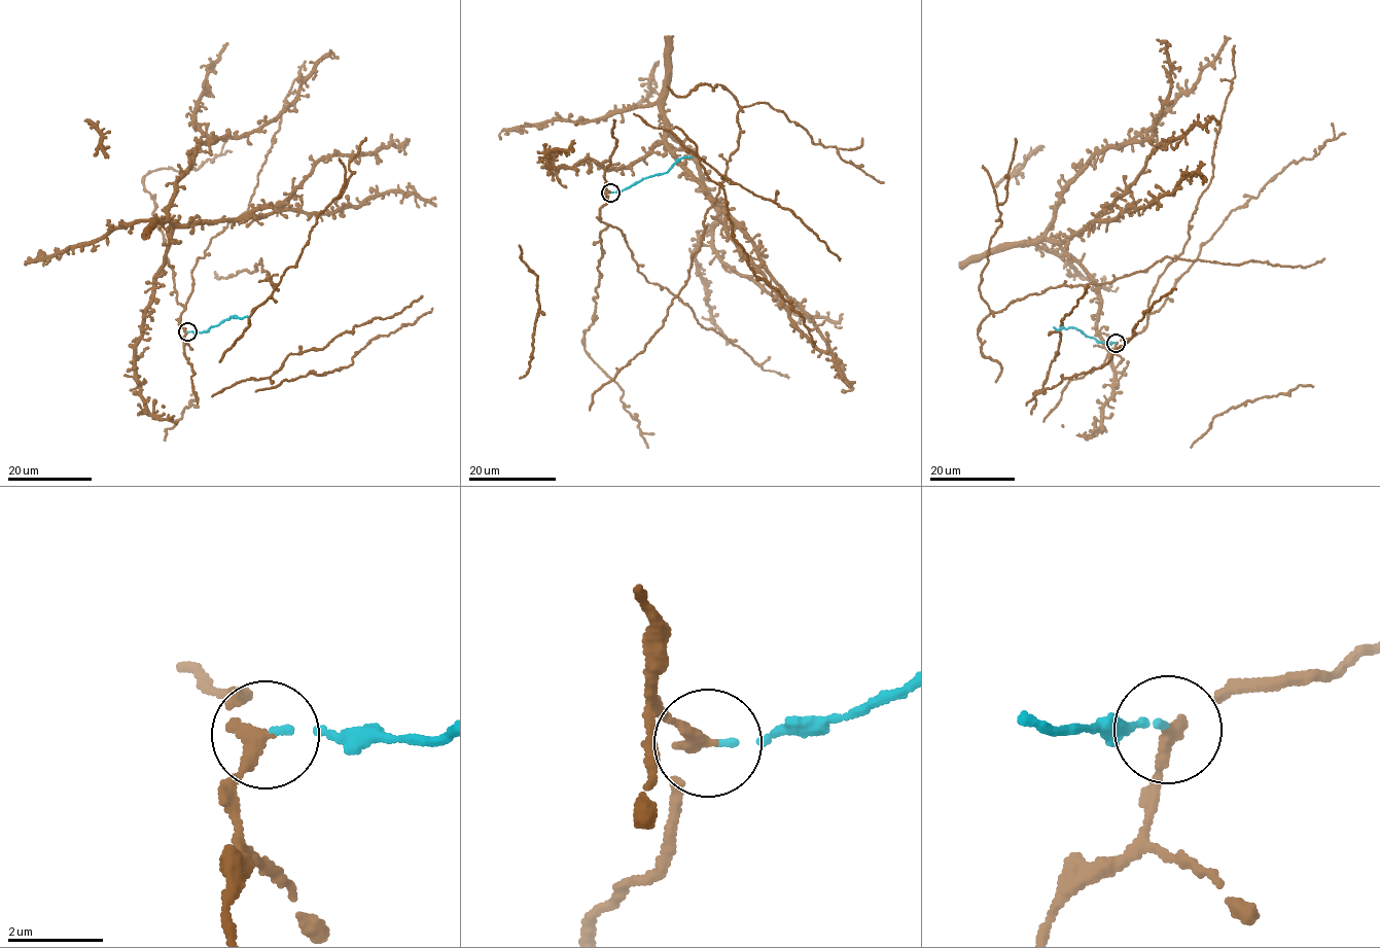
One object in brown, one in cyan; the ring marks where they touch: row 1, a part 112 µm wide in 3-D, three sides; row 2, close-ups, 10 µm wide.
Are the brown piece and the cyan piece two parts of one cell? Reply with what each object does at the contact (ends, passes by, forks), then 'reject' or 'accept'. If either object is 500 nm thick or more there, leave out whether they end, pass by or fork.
brown ends there; cyan ends there; reject

